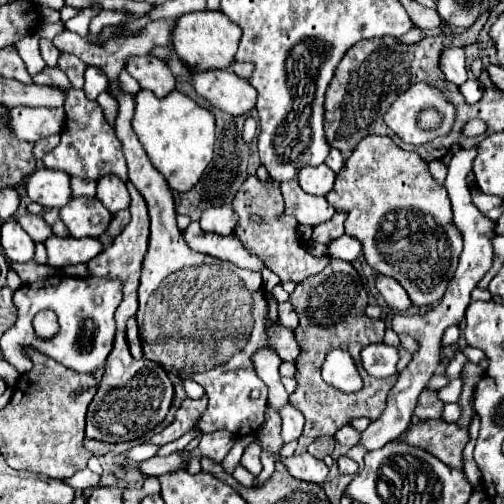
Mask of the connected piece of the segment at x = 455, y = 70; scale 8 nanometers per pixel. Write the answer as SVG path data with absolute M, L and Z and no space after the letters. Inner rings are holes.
M446 46L442 50L442 59L439 60L439 66L445 78L458 87L468 78L465 56L462 46Z

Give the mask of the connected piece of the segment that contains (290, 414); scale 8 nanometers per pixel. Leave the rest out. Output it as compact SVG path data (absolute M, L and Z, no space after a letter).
M286 404L282 408L280 416L282 416L282 440L284 440L284 444L298 440L302 434L302 428L304 428L304 416L296 408L292 408L290 404Z

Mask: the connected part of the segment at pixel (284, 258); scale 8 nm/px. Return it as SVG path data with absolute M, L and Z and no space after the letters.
M248 176L244 184L240 186L232 206L234 206L234 212L238 214L238 224L234 230L236 238L240 238L242 246L246 246L250 254L258 256L282 282L292 280L298 284L306 280L308 276L322 272L330 264L328 256L322 256L322 258L312 256L308 252L308 244L304 242L304 238L298 238L298 232L296 232L298 222L290 218L288 214L284 214L280 184L274 182L272 178L262 182L256 176Z

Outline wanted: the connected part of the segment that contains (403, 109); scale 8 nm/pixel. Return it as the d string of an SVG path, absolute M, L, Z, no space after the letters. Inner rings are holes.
M418 82L410 86L384 114L384 122L388 124L388 128L392 128L392 132L402 142L414 146L426 144L438 136L448 134L454 126L454 118L456 118L454 104L448 102L436 86L430 86L426 82ZM430 106L440 110L440 114L444 116L444 124L438 130L422 132L420 128L416 128L416 118L422 108L430 108Z

